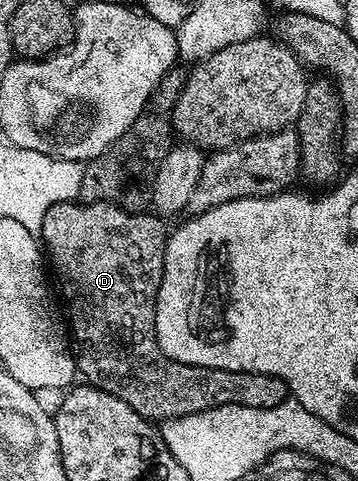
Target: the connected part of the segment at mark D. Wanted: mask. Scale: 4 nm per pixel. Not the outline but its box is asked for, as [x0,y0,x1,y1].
[46,201,290,421]

